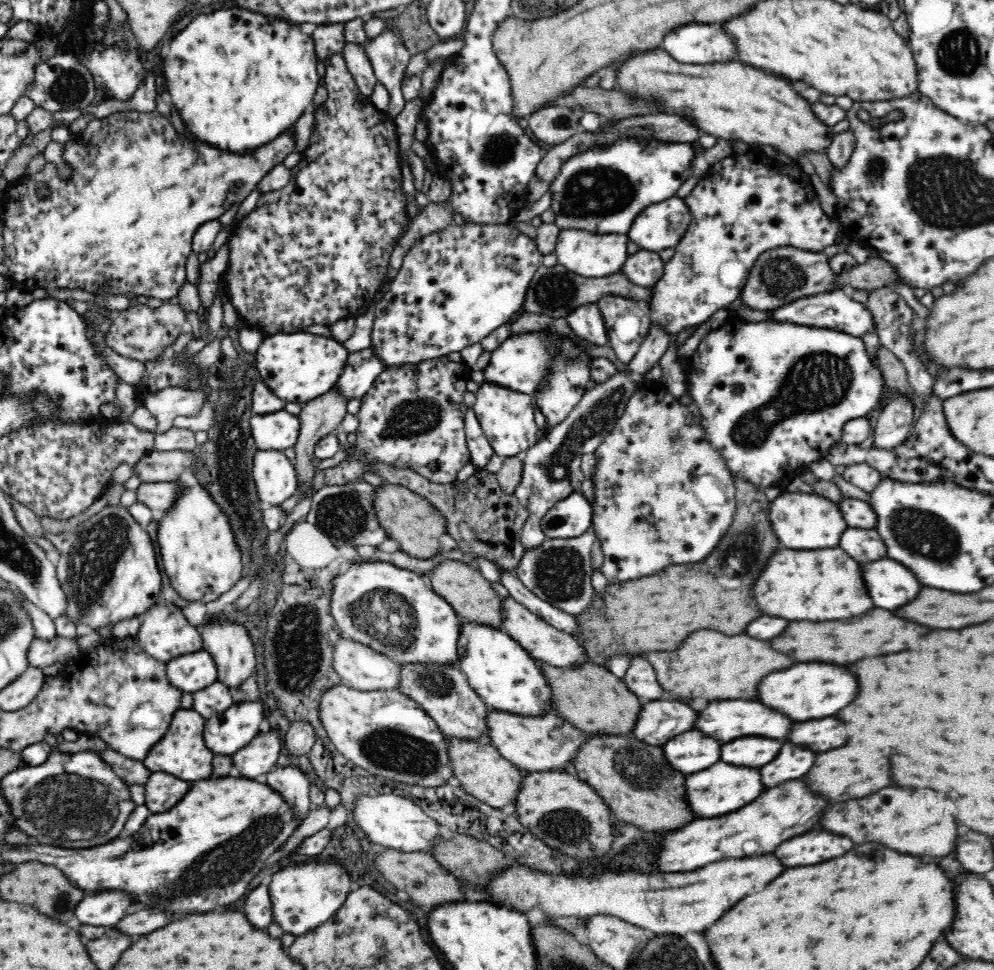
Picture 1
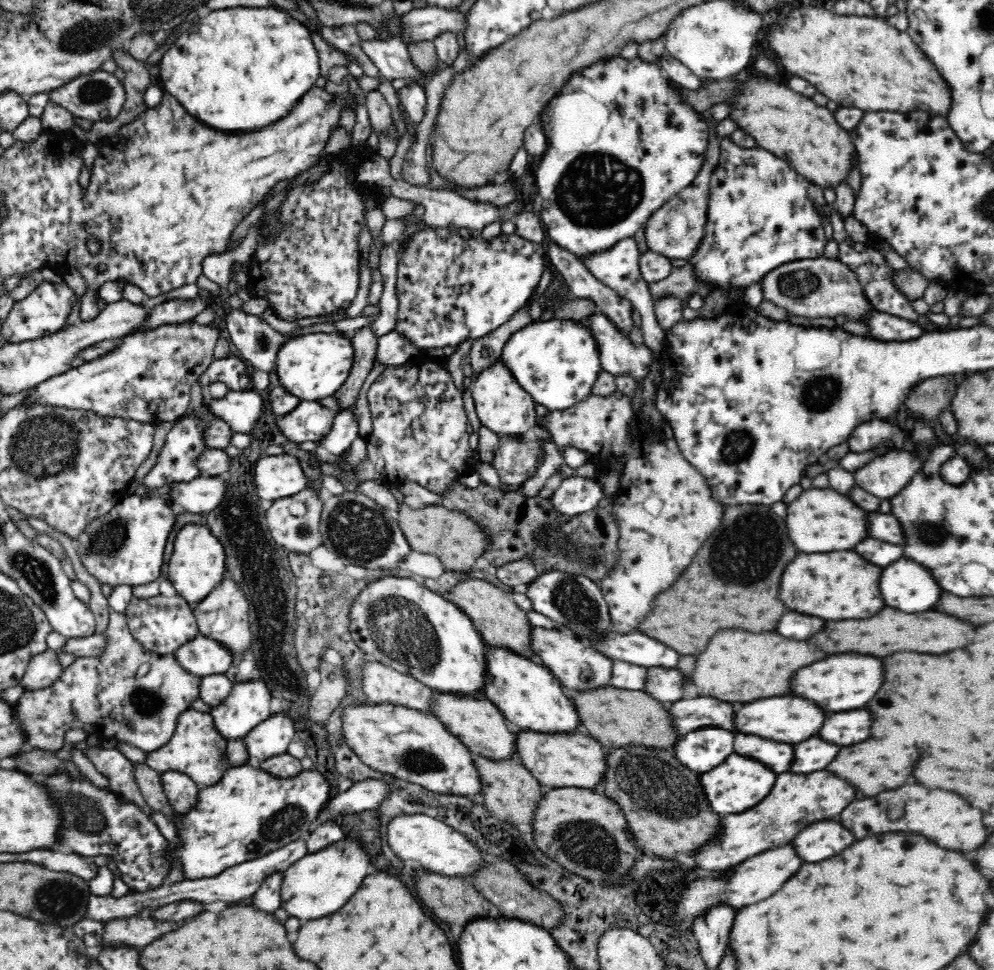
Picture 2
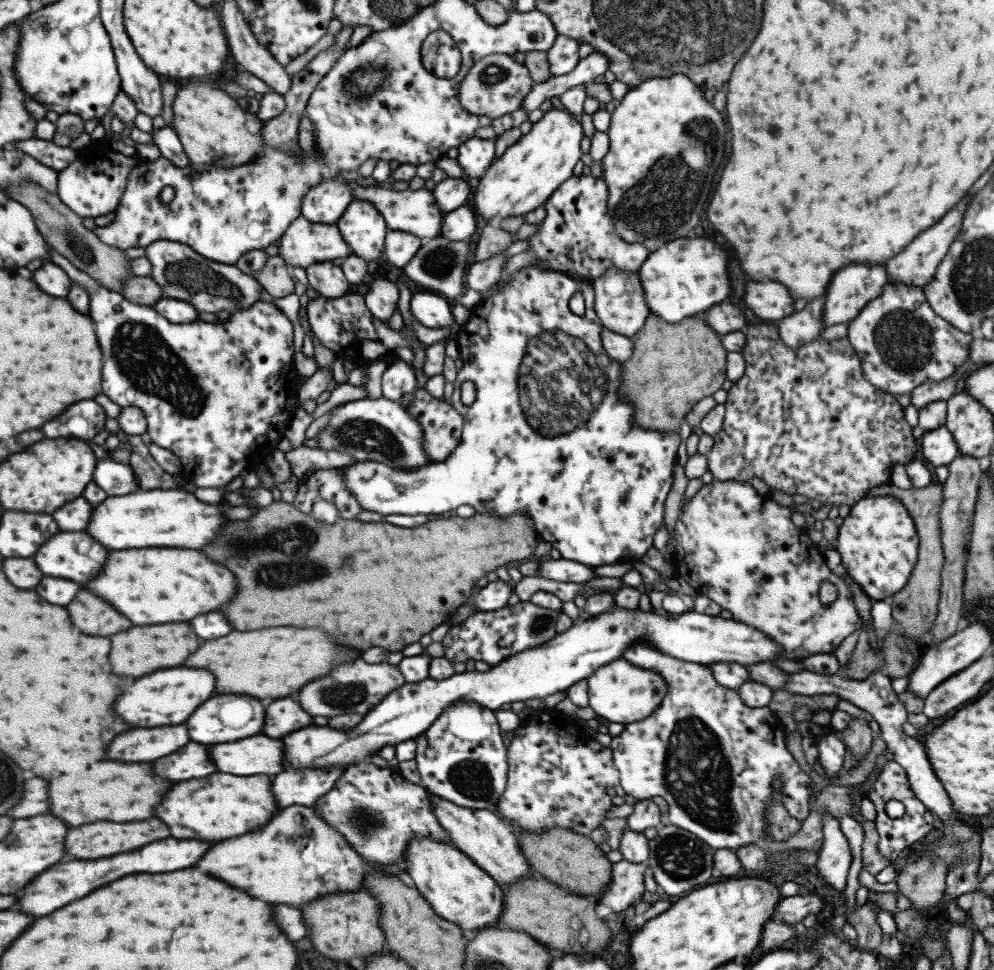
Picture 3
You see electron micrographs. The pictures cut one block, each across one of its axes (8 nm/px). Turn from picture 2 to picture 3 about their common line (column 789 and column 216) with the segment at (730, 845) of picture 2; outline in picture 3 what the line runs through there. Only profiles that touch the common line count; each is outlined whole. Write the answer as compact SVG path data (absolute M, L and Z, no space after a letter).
M214 772L208 778L180 782L174 786L166 798L156 806L156 818L160 818L168 828L172 838L180 840L204 840L204 842L222 842L234 836L252 832L254 828L264 826L274 812L274 798L270 792L268 776L234 776Z

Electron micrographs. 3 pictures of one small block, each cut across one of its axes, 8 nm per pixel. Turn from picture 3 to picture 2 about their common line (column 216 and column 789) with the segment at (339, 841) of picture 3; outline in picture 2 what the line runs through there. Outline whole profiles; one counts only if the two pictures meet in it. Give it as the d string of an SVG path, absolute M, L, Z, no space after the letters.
M788 844L788 846L776 848L776 850L768 850L764 854L758 854L754 858L744 860L742 864L738 864L734 868L734 872L730 876L726 876L722 880L716 880L716 877L714 877L714 880L710 877L707 879L696 879L680 892L680 896L676 900L676 906L674 906L674 914L672 914L670 919L674 921L674 925L678 925L678 929L690 931L694 919L700 915L703 917L703 914L710 907L715 907L718 902L726 902L728 906L742 908L742 906L766 900L776 890L780 890L780 886L786 884L788 878L792 878L792 874L796 874L796 870L800 866L802 866L800 856L796 854L794 846Z

